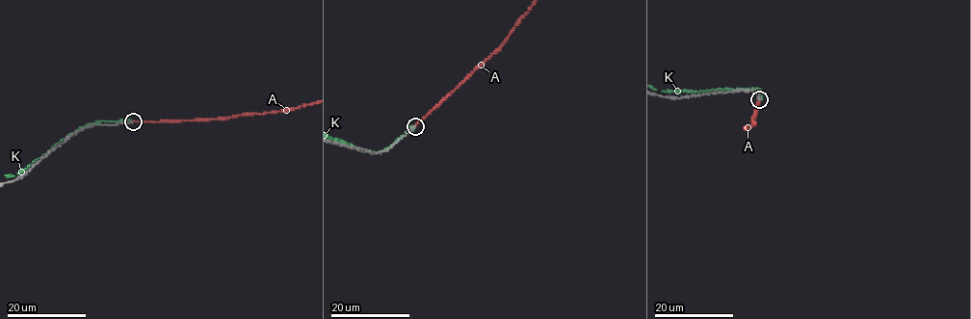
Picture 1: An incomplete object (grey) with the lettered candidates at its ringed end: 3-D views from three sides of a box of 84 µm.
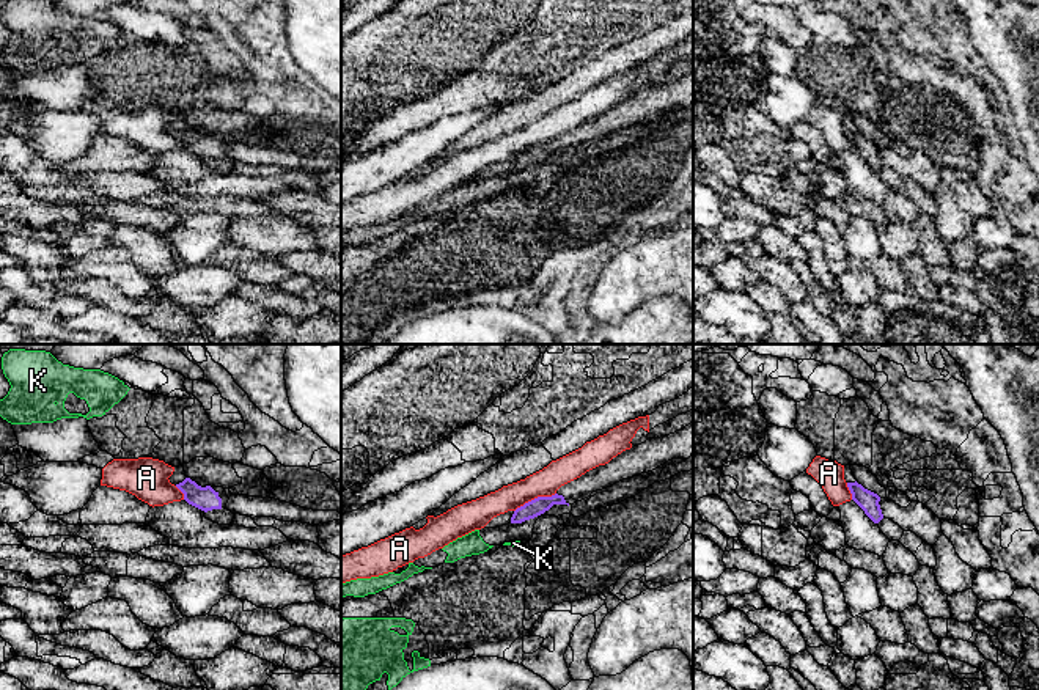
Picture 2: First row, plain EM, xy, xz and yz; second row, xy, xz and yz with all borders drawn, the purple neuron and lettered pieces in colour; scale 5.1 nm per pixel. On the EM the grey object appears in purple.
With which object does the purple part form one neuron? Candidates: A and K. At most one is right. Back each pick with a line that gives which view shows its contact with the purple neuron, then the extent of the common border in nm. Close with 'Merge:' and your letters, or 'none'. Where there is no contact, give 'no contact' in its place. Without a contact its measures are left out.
Merge: none

